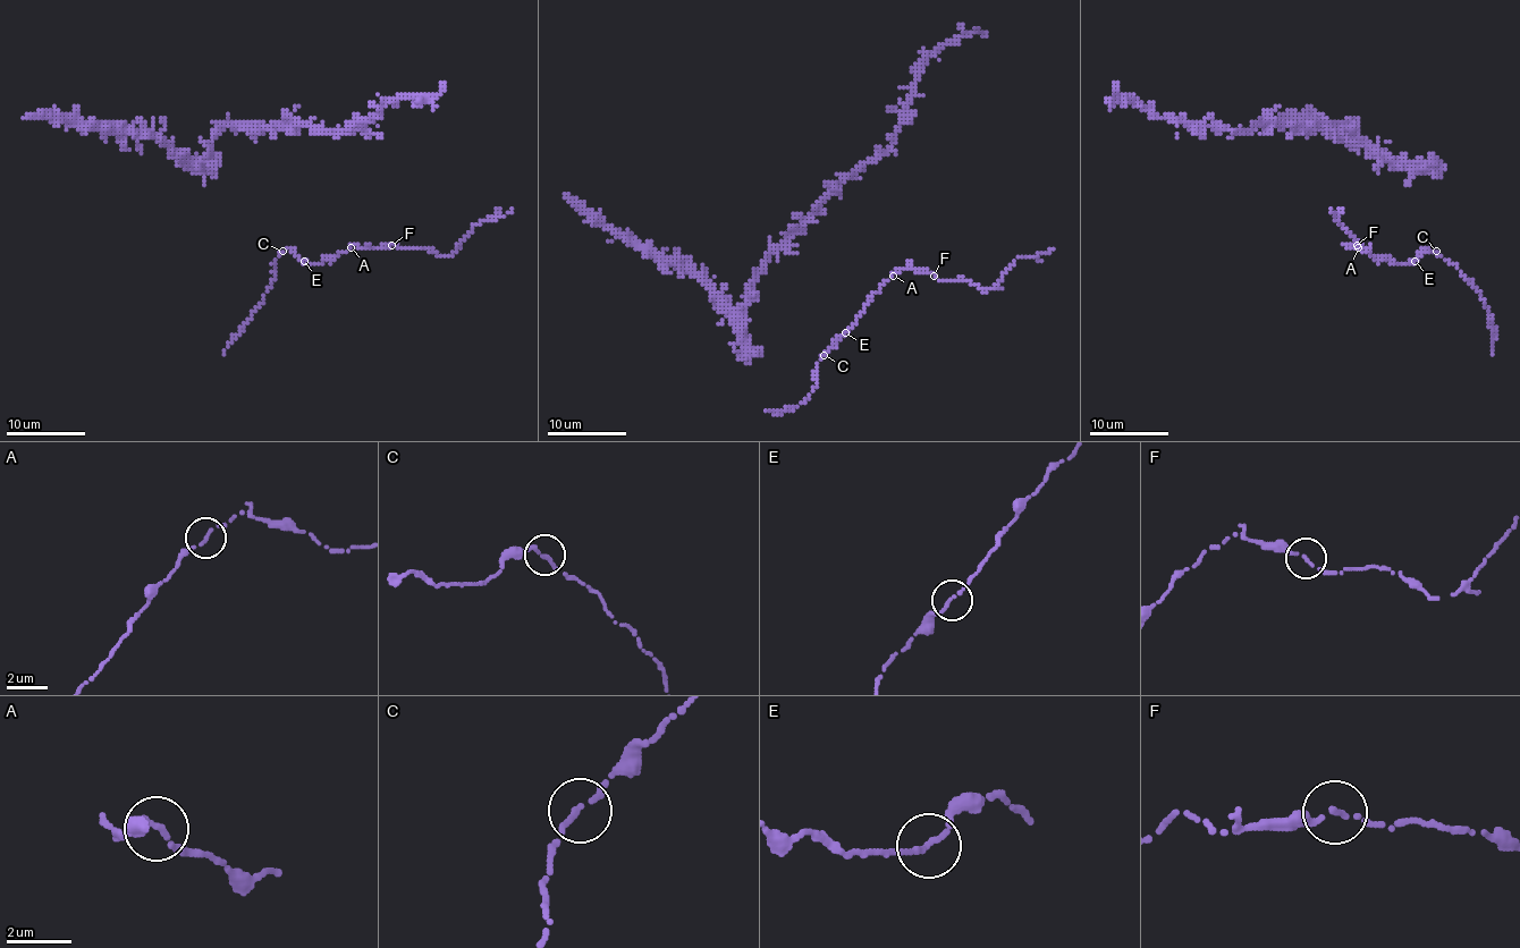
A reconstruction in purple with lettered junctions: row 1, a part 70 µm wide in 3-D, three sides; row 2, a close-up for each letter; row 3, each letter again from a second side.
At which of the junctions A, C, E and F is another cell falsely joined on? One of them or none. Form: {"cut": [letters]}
{"cut": []}

